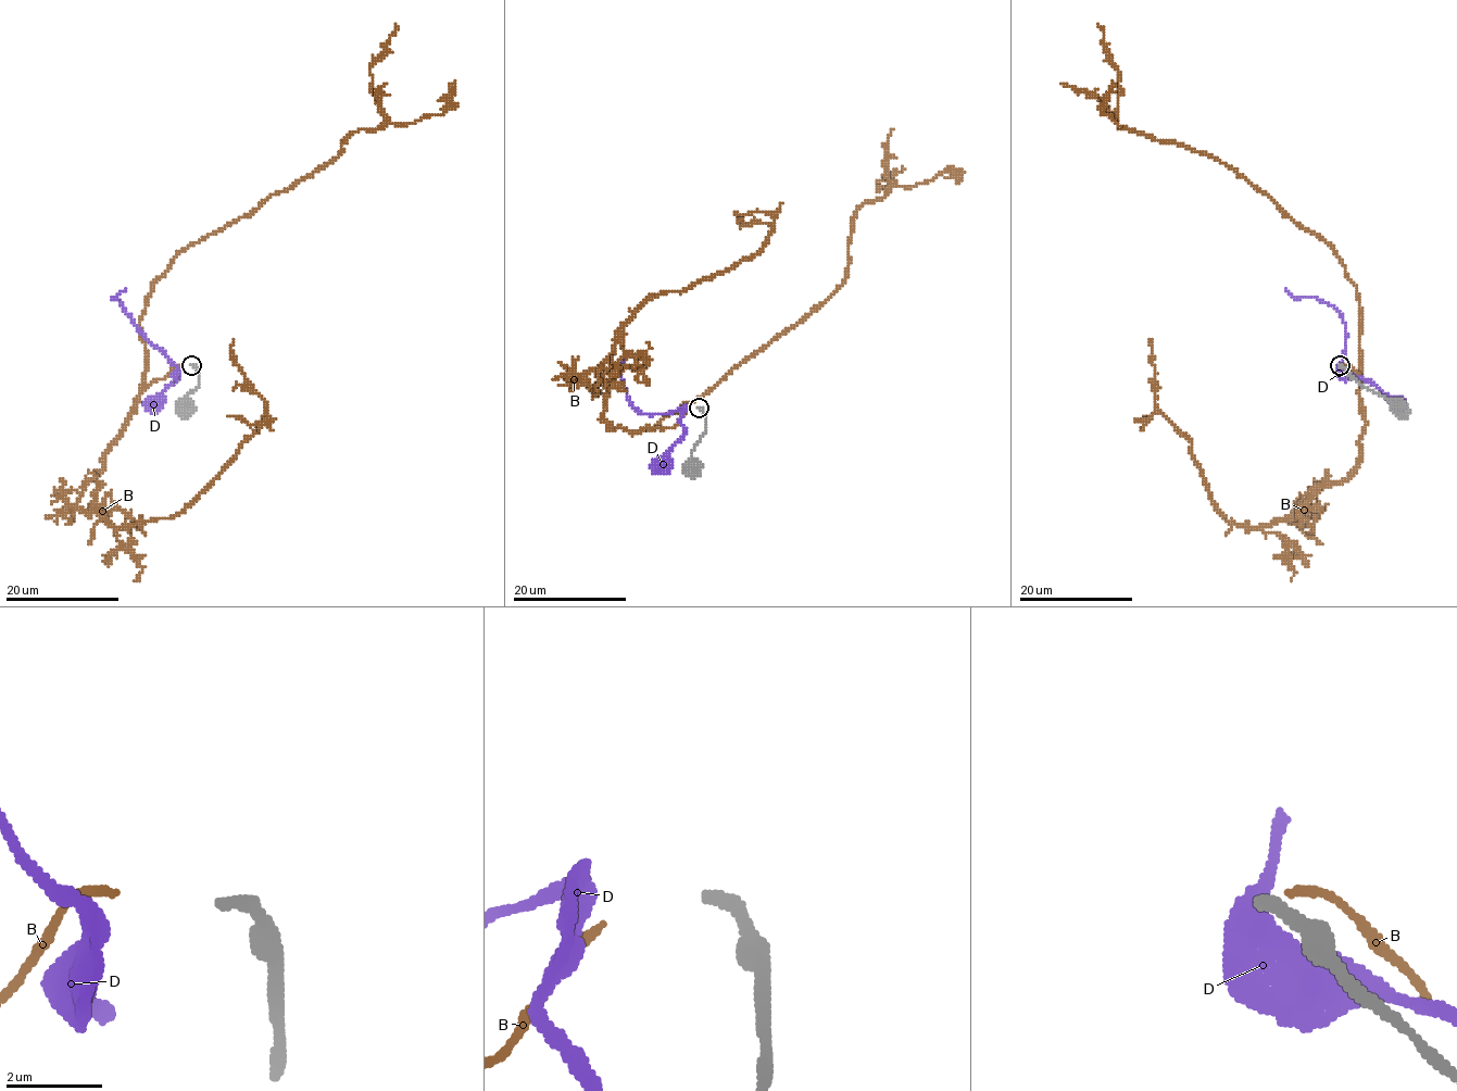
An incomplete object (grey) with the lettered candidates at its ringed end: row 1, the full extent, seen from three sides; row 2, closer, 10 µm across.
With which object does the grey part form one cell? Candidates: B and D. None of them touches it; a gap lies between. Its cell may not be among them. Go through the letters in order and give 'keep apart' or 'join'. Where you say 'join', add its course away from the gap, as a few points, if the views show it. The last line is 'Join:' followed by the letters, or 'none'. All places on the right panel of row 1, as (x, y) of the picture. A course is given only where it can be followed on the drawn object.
B: join; it runs (1343, 364), (1359, 385), (1358, 295), (1334, 250), (1215, 158), (1115, 121), (1118, 70), (1096, 24)
D: keep apart
Join: B

